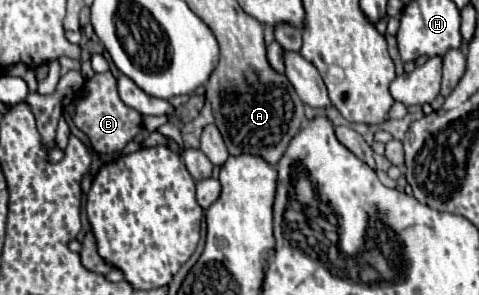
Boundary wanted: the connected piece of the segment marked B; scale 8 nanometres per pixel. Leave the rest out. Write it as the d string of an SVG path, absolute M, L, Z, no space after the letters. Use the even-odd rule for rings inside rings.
M104 72L104 74L94 74L94 78L90 78L86 82L84 92L76 104L74 124L90 138L90 142L98 154L112 154L112 152L124 148L140 132L142 114L128 108L120 100L118 88L116 88L116 78L112 76L112 72Z

